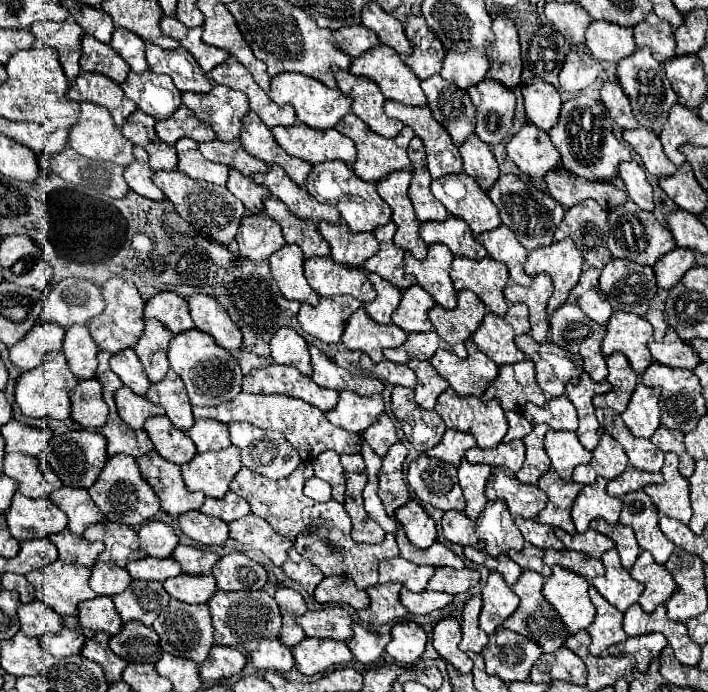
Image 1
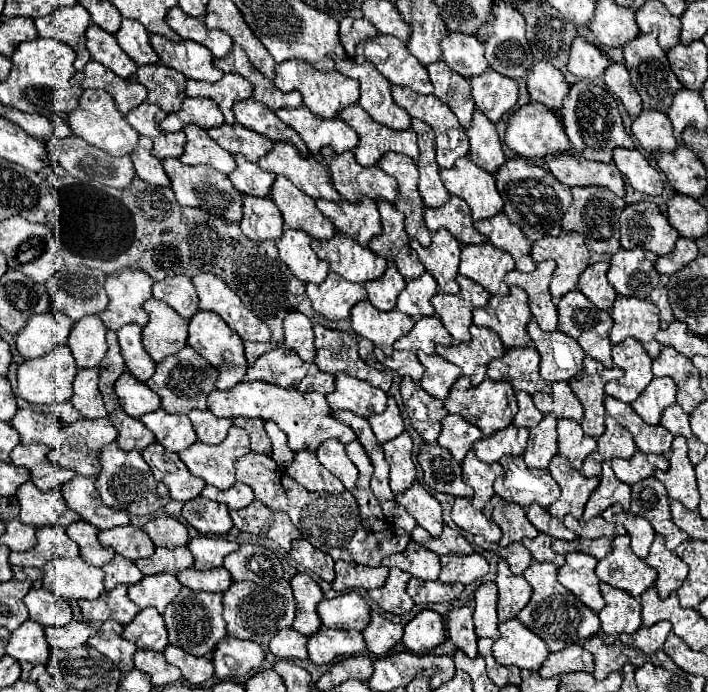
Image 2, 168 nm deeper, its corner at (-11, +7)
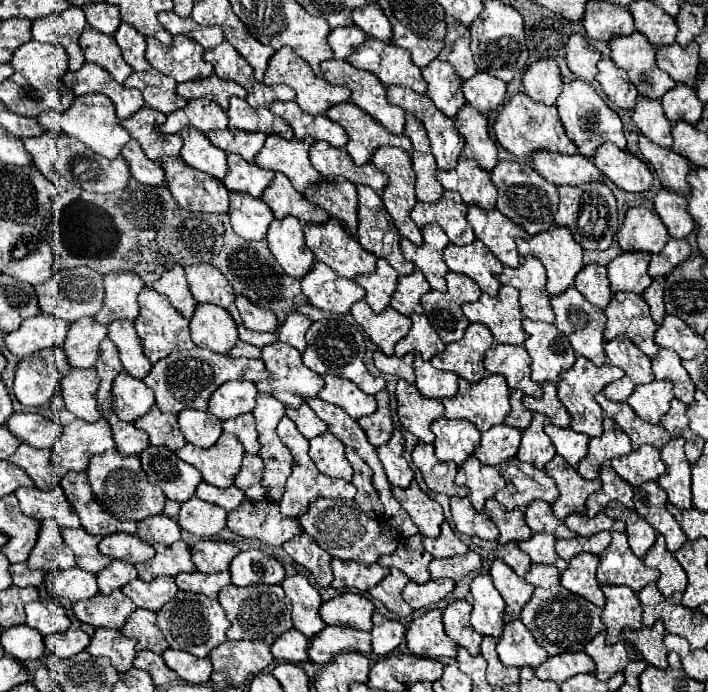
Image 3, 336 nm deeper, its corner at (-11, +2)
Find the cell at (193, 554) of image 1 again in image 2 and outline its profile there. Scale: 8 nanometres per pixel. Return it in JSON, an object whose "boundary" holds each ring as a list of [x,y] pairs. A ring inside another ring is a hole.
{"boundary":[[[199,535],[195,539],[189,539],[187,543],[189,551],[195,557],[195,569],[207,571],[223,565],[223,559],[239,549],[239,543],[229,541],[225,537],[213,537],[213,535]]]}

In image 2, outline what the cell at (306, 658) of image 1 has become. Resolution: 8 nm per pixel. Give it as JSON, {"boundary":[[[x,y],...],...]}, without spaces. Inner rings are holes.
{"boundary":[[[321,625],[321,629],[309,639],[307,643],[309,659],[315,665],[333,663],[341,657],[351,657],[365,653],[365,641],[359,631],[343,631],[343,629],[329,629]]]}

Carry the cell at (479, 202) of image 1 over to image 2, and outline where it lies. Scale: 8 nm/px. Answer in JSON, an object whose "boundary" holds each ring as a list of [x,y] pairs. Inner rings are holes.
{"boundary":[[[469,157],[457,159],[451,169],[441,169],[441,181],[451,195],[467,201],[475,221],[489,219],[503,209],[493,175],[477,167]]]}

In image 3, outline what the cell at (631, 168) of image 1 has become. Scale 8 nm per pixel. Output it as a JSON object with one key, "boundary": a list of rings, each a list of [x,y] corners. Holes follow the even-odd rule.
{"boundary":[[[601,144],[593,156],[593,162],[607,176],[607,180],[615,182],[621,190],[647,192],[653,186],[653,174],[649,166],[615,144]]]}

